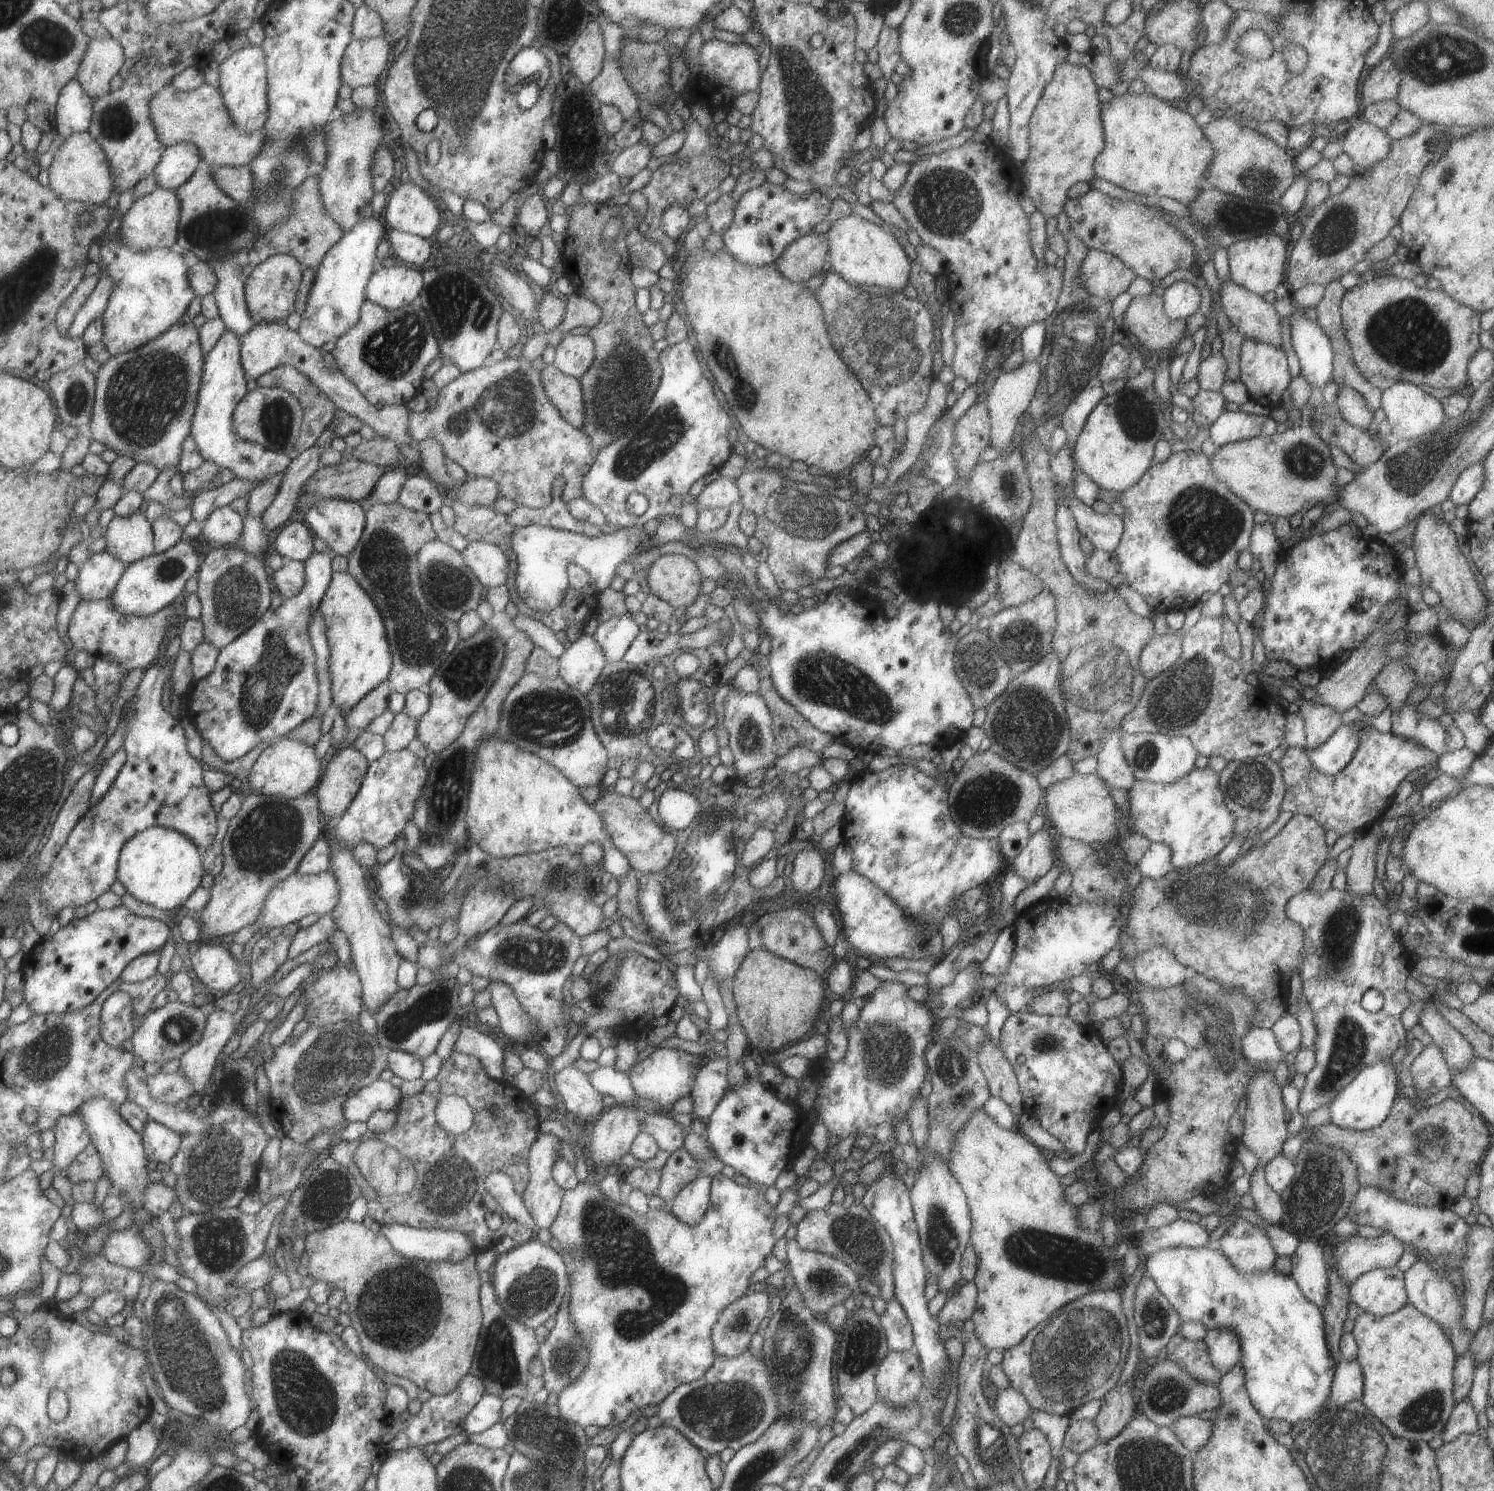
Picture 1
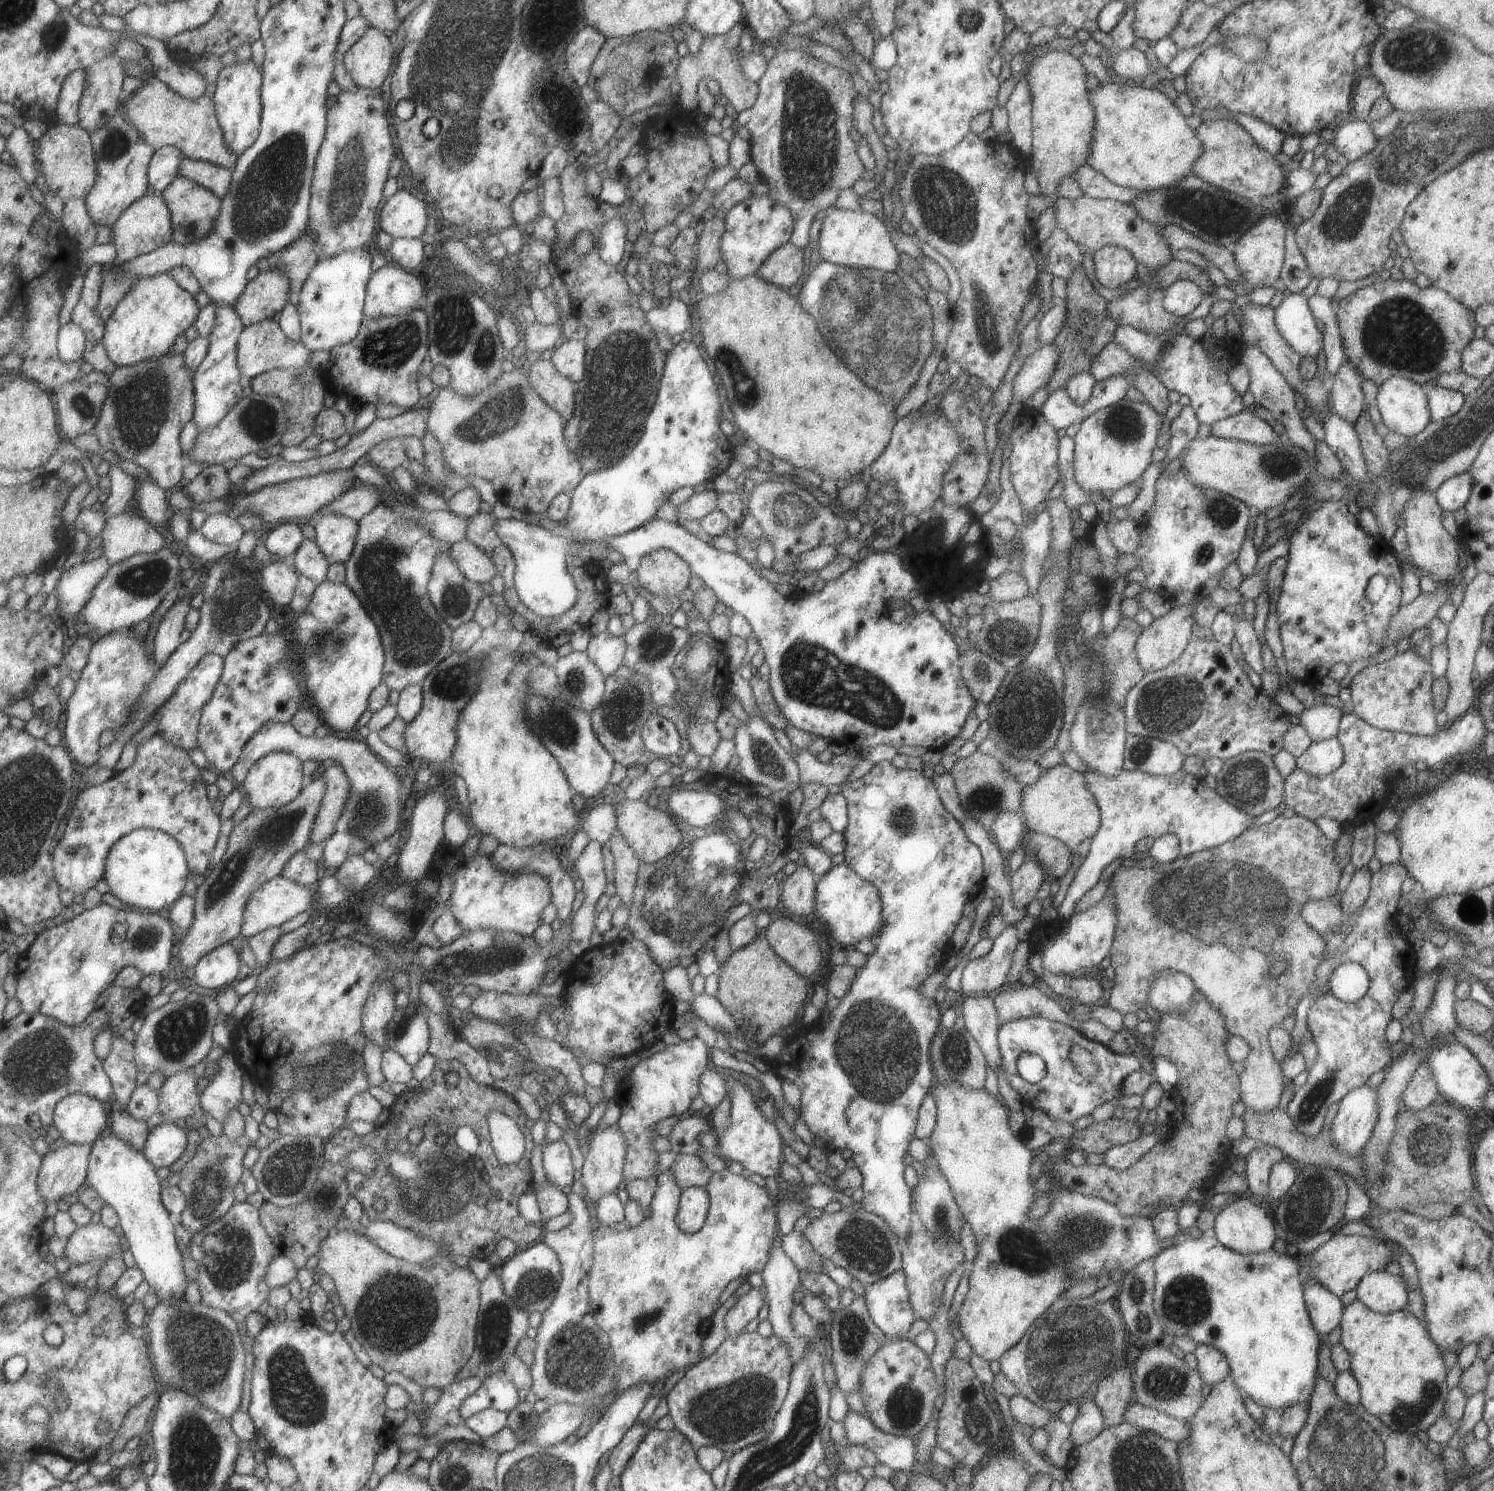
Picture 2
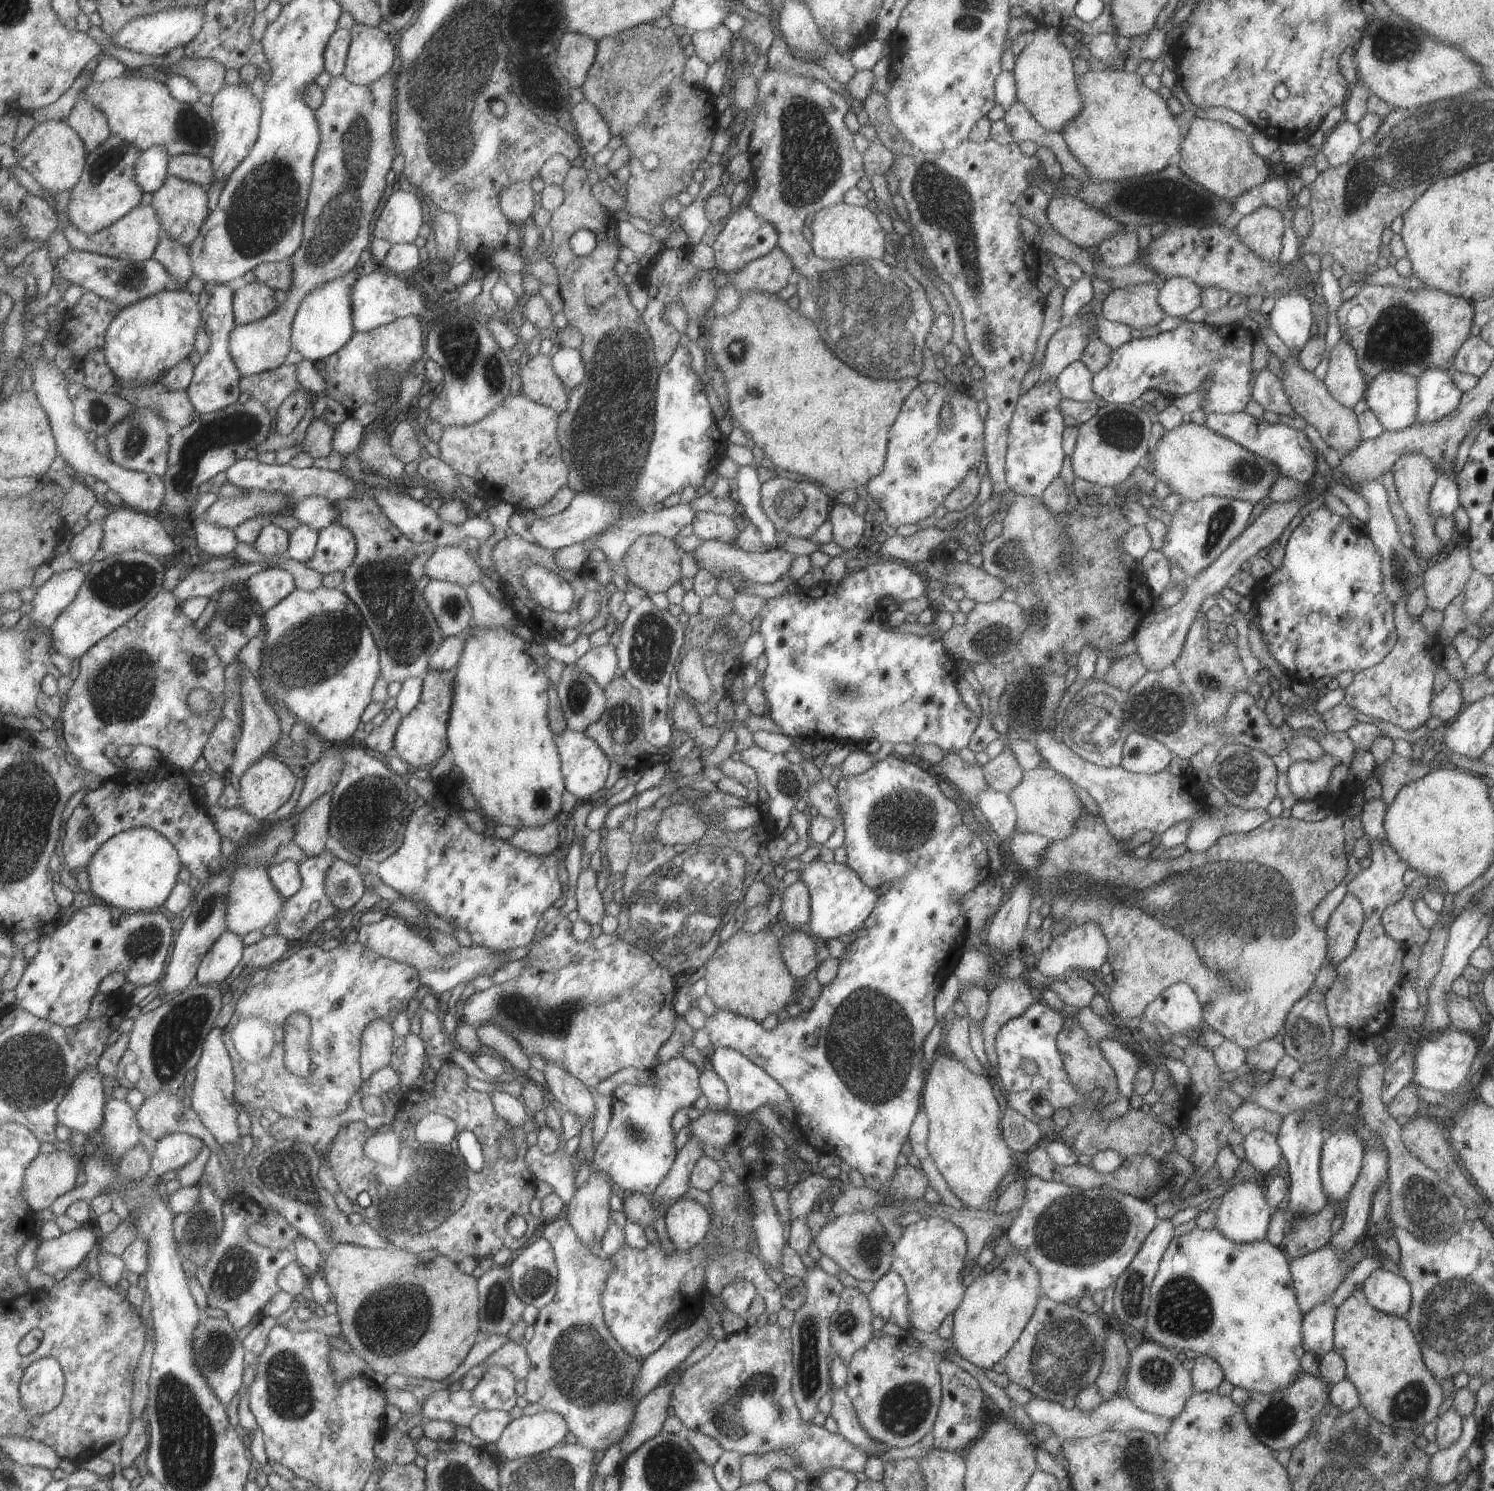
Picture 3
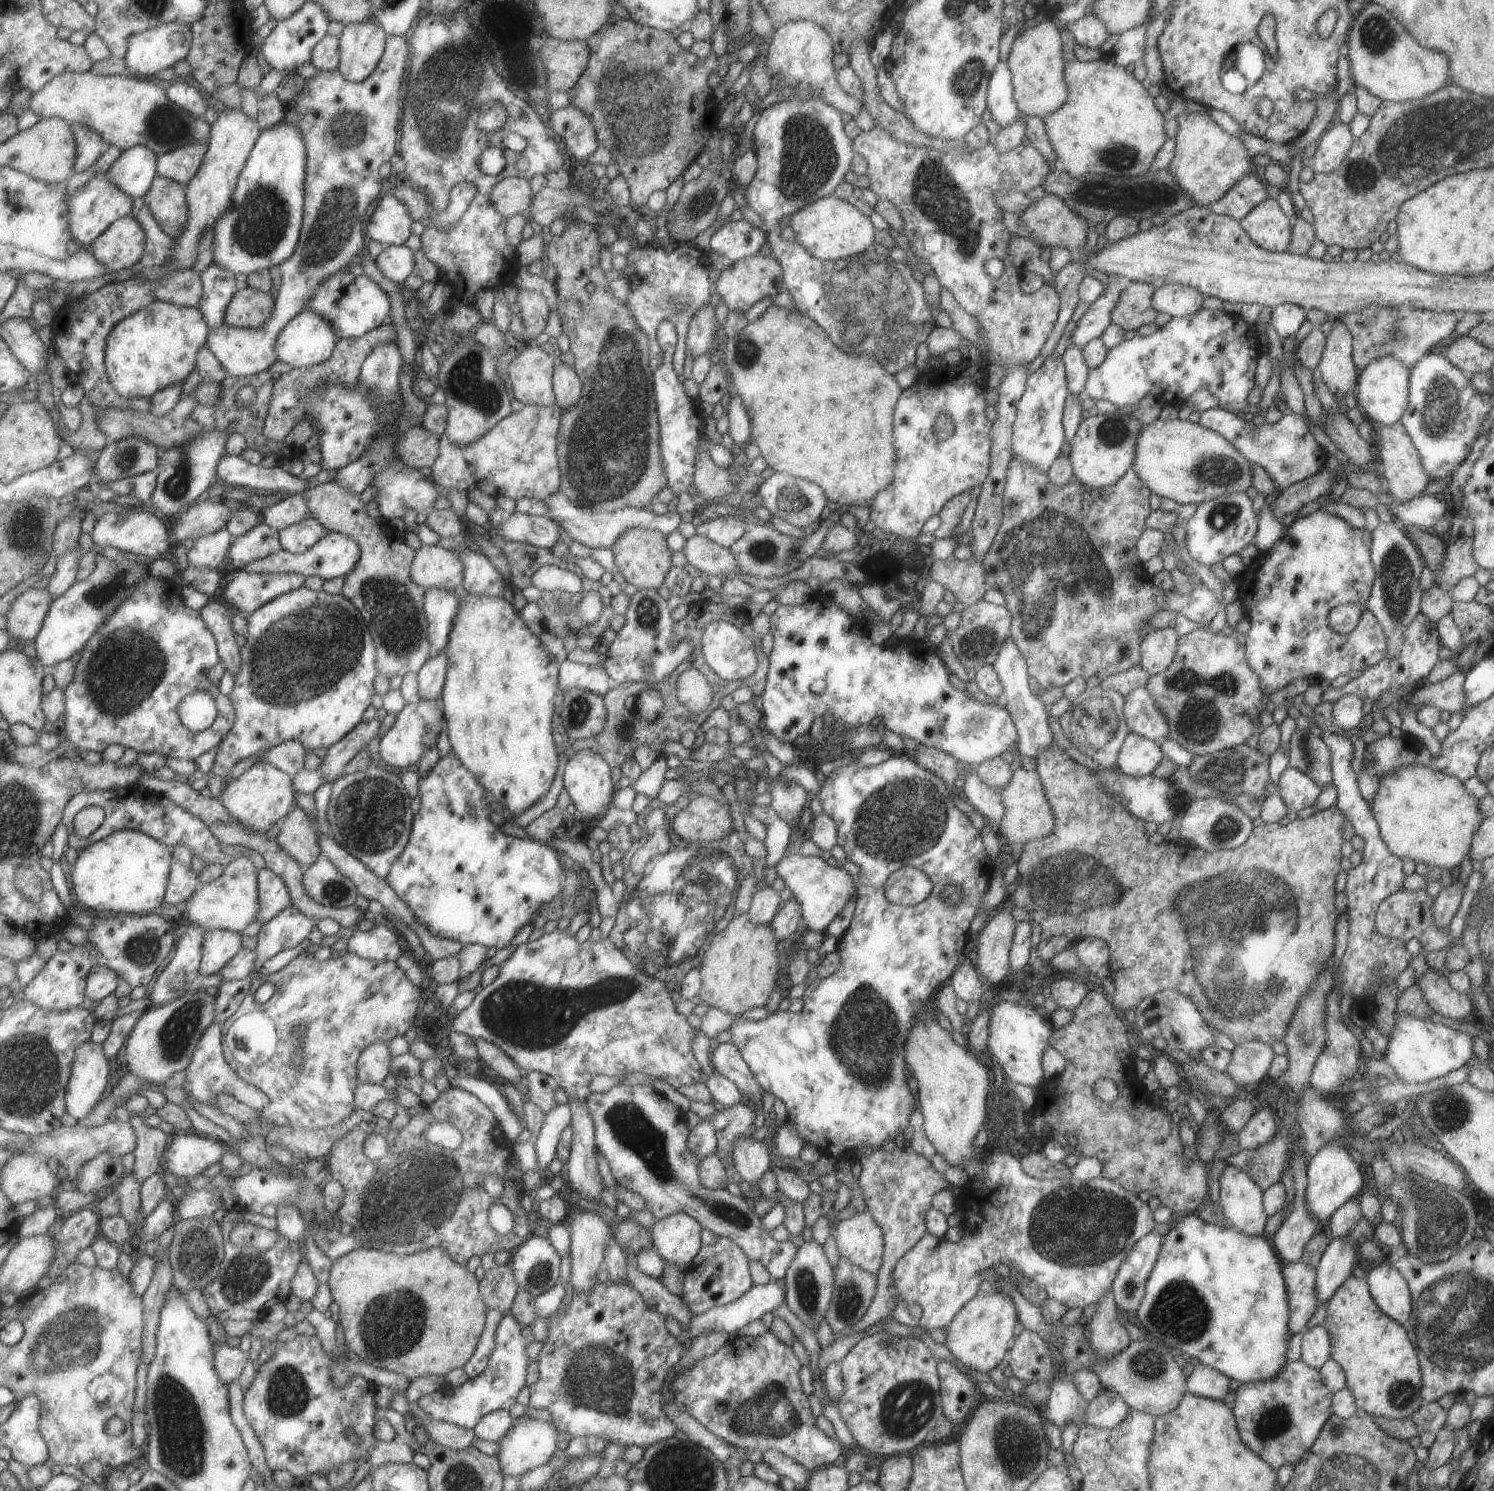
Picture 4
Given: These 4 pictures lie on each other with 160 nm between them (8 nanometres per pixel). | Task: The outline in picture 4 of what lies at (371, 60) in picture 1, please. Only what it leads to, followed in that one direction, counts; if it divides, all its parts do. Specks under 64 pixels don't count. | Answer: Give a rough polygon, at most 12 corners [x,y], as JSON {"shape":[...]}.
{"shape":[[376,22],[347,25],[339,71],[361,83],[386,52]]}

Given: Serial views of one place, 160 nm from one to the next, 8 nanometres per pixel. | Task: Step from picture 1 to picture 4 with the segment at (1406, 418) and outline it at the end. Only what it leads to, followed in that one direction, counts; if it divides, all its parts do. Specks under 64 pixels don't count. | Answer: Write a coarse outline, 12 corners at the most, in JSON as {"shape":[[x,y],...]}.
{"shape":[[1383,356],[1358,372],[1357,408],[1373,424],[1400,420],[1407,368]]}

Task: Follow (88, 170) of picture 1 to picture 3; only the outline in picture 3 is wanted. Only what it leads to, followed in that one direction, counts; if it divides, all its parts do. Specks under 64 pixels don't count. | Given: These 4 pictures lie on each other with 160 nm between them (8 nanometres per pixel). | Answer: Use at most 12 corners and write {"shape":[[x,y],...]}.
{"shape":[[66,121],[39,122],[14,147],[44,189],[71,193],[89,153]]}

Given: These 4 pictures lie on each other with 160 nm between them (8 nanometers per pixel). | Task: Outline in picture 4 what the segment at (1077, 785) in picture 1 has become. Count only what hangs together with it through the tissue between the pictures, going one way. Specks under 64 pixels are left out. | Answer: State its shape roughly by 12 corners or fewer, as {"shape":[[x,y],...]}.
{"shape":[[1017,769],[999,790],[995,829],[1009,844],[1055,828],[1036,771]]}

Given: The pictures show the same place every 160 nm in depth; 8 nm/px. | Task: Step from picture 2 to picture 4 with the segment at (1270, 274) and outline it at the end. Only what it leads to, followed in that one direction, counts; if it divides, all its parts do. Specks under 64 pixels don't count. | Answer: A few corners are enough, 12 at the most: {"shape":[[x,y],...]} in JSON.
{"shape":[[1273,198],[1239,225],[1263,250],[1289,247],[1291,221]]}

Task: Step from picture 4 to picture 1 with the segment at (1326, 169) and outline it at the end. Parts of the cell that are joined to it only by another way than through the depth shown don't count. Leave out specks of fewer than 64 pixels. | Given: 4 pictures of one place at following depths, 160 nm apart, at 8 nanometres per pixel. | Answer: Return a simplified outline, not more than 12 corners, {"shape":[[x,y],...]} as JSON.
{"shape":[[1358,117],[1340,145],[1366,169],[1387,156],[1383,129]]}

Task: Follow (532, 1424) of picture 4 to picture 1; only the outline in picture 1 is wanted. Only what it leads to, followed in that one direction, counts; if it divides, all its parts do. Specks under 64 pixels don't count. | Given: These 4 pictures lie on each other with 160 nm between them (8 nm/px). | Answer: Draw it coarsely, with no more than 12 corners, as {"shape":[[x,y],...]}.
{"shape":[[720,1172],[703,1220],[596,1183],[549,1230],[585,1374],[564,1420],[621,1423],[699,1378],[776,1241]]}

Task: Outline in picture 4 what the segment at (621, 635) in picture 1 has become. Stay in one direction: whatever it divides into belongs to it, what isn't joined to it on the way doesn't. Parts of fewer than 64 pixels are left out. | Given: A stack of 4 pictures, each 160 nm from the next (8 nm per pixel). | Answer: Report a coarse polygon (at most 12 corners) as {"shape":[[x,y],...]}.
{"shape":[[561,662],[560,688],[603,697],[611,683],[603,664]]}

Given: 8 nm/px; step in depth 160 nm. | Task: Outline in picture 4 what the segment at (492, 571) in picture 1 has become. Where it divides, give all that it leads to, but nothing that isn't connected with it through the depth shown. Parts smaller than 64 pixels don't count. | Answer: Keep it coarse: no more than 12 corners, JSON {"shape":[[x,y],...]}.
{"shape":[[423,546],[412,566],[426,590],[465,584],[455,550]]}

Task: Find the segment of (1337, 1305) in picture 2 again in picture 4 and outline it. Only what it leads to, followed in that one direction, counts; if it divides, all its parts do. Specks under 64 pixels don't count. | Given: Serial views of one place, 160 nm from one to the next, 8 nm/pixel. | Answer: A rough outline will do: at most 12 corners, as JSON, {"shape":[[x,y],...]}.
{"shape":[[1326,1326],[1301,1334],[1301,1358],[1319,1369],[1330,1360]]}

